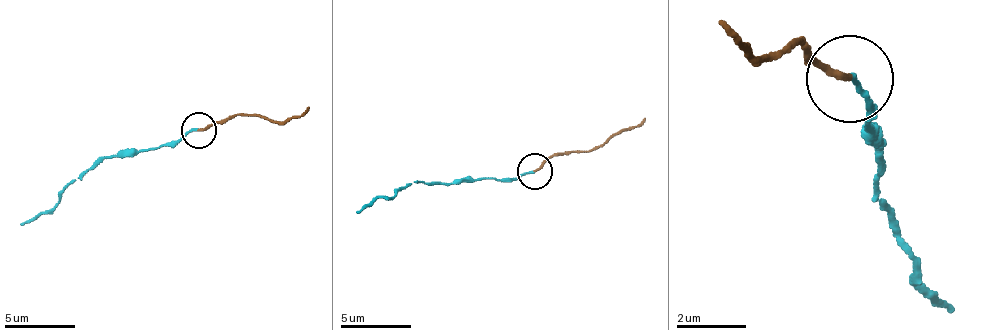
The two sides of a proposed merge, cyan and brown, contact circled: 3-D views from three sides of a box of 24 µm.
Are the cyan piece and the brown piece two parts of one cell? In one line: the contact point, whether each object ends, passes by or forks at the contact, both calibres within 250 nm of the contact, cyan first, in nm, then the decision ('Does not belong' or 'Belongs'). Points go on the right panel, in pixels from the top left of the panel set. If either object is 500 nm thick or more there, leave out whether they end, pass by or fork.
Place: (850, 78). At the ring cyan ends. At the ring brown ends. Thickness 140 nm (cyan) against 160 nm. Does not belong

